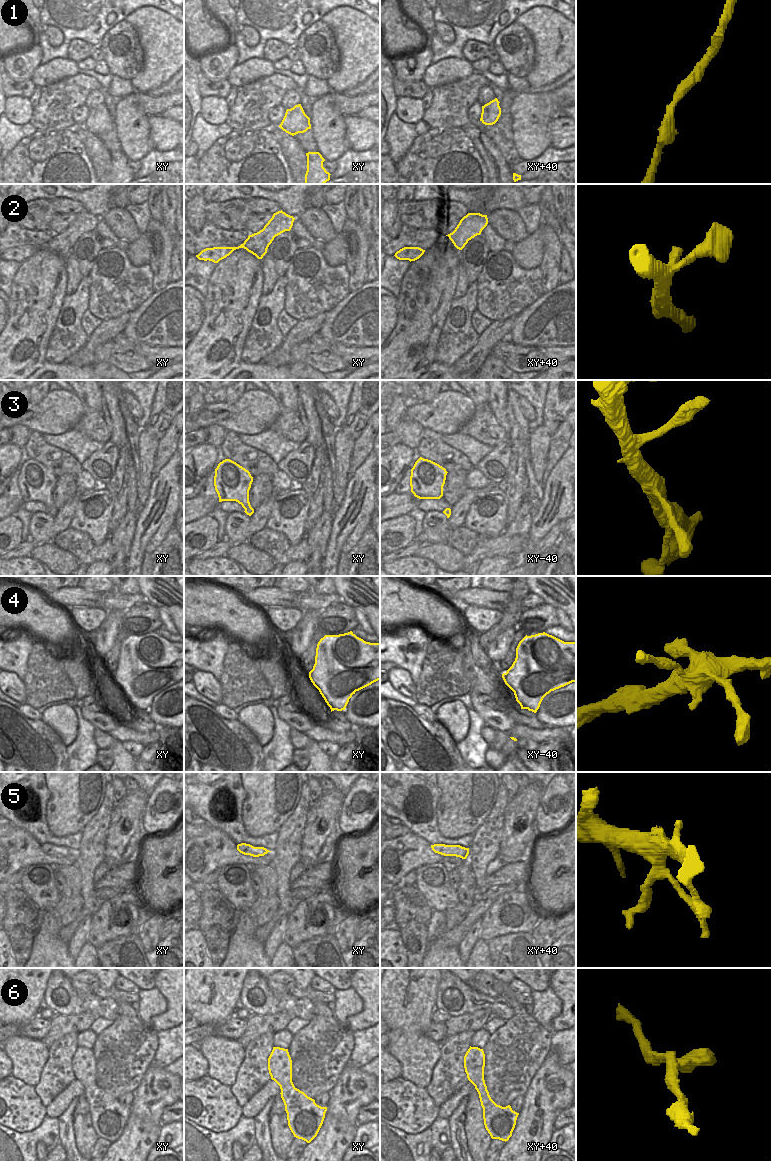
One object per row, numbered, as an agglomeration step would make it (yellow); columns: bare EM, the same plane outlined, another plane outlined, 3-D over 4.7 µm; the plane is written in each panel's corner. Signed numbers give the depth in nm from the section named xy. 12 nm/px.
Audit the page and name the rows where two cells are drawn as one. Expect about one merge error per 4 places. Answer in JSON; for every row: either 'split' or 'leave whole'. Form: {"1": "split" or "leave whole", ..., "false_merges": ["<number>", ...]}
{"1": "leave whole", "2": "leave whole", "3": "leave whole", "4": "split", "5": "split", "6": "leave whole", "false_merges": ["4", "5"]}

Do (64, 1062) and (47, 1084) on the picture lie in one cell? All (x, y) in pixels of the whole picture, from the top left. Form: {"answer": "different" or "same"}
{"answer": "same"}

